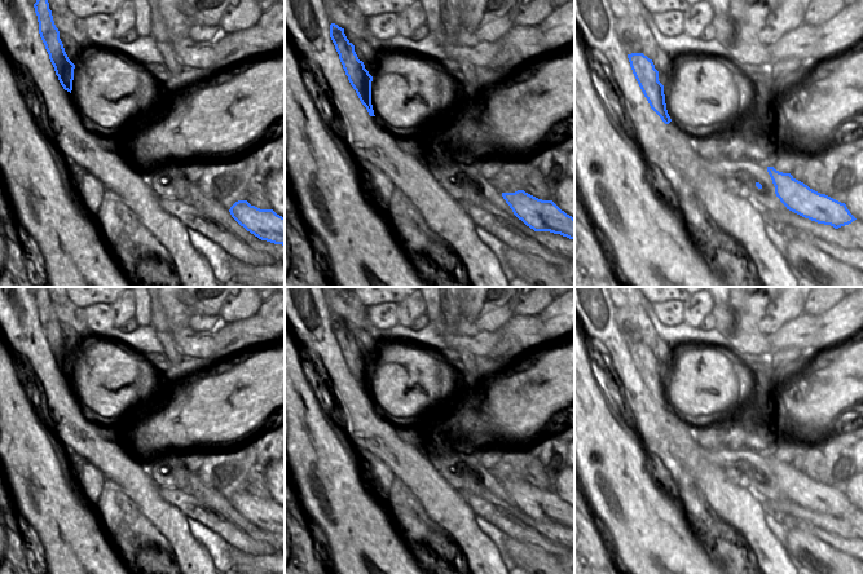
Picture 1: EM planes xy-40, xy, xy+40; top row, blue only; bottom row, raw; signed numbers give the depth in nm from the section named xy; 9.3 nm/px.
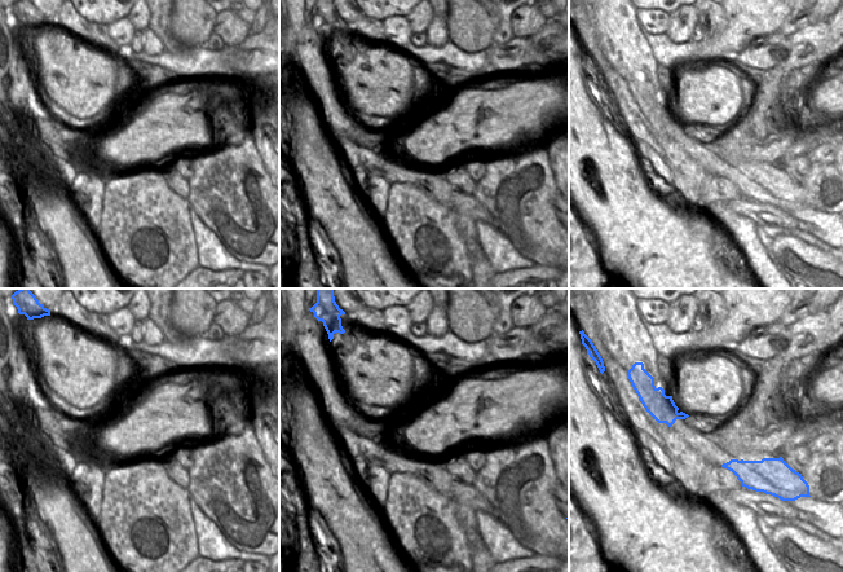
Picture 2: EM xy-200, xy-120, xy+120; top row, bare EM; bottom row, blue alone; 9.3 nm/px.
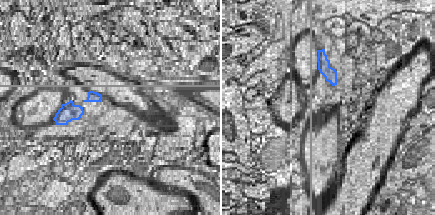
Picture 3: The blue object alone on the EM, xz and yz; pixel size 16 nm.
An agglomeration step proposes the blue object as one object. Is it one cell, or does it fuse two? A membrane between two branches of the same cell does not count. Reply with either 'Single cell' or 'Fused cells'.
Fused cells

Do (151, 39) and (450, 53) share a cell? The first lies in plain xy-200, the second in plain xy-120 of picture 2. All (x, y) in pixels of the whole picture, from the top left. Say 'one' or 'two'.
two

